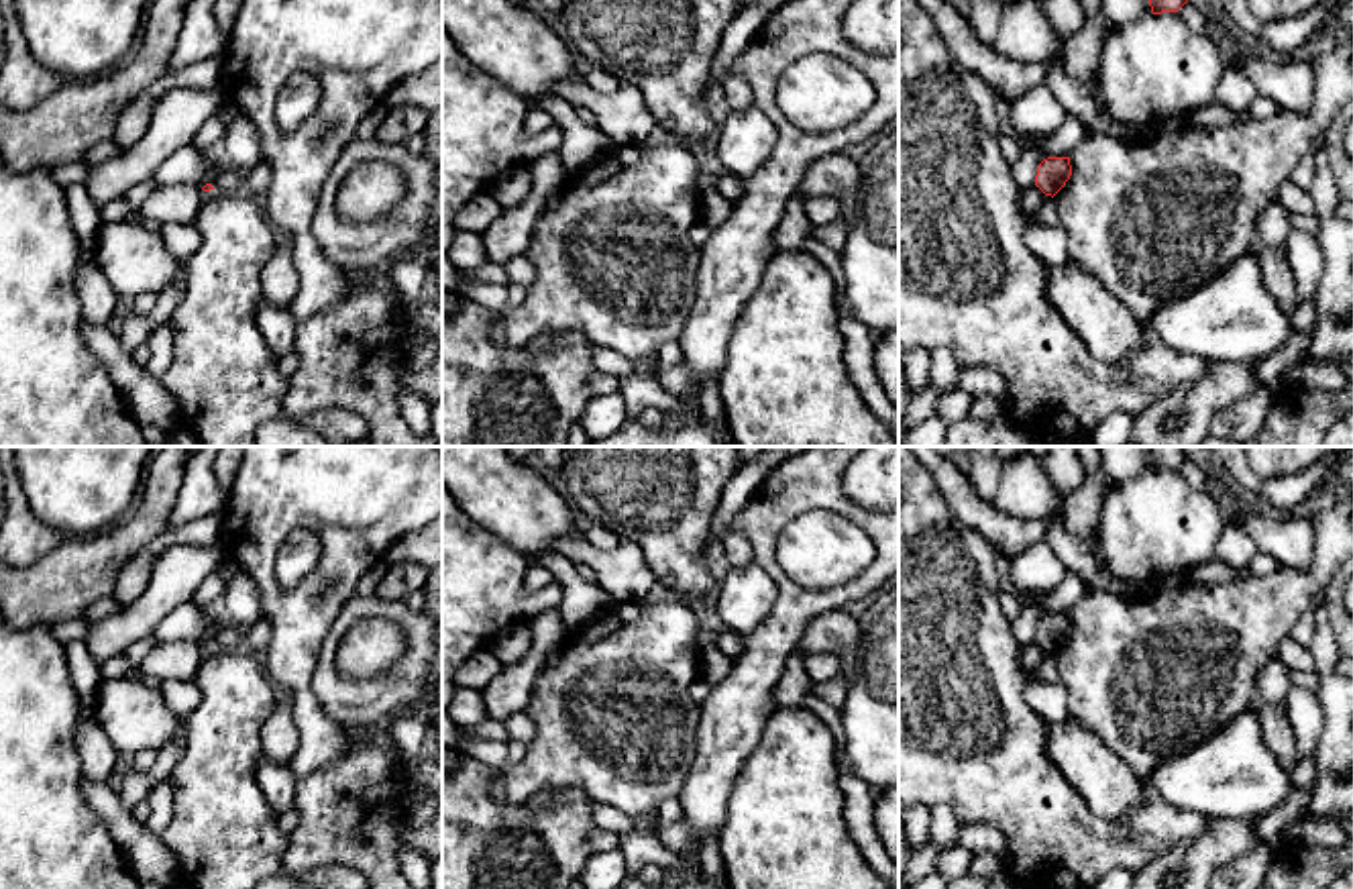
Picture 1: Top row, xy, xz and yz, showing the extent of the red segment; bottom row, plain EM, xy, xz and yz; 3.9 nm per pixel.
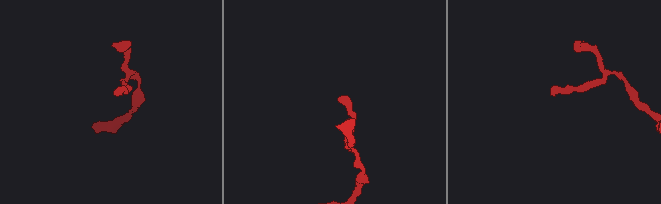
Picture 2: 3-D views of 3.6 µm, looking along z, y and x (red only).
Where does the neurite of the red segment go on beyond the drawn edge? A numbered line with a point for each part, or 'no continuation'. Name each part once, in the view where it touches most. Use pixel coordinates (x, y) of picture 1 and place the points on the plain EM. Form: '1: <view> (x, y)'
no continuation

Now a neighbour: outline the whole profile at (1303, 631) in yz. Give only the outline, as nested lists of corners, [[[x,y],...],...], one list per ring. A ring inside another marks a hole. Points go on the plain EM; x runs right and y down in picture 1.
[[[1306,610],[1300,614],[1300,618],[1294,622],[1292,630],[1290,630],[1290,638],[1300,642],[1302,646],[1310,646],[1312,638],[1316,632],[1316,618],[1312,610]]]

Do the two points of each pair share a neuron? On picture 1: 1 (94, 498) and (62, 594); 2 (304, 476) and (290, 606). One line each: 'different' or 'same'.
1: different
2: same

